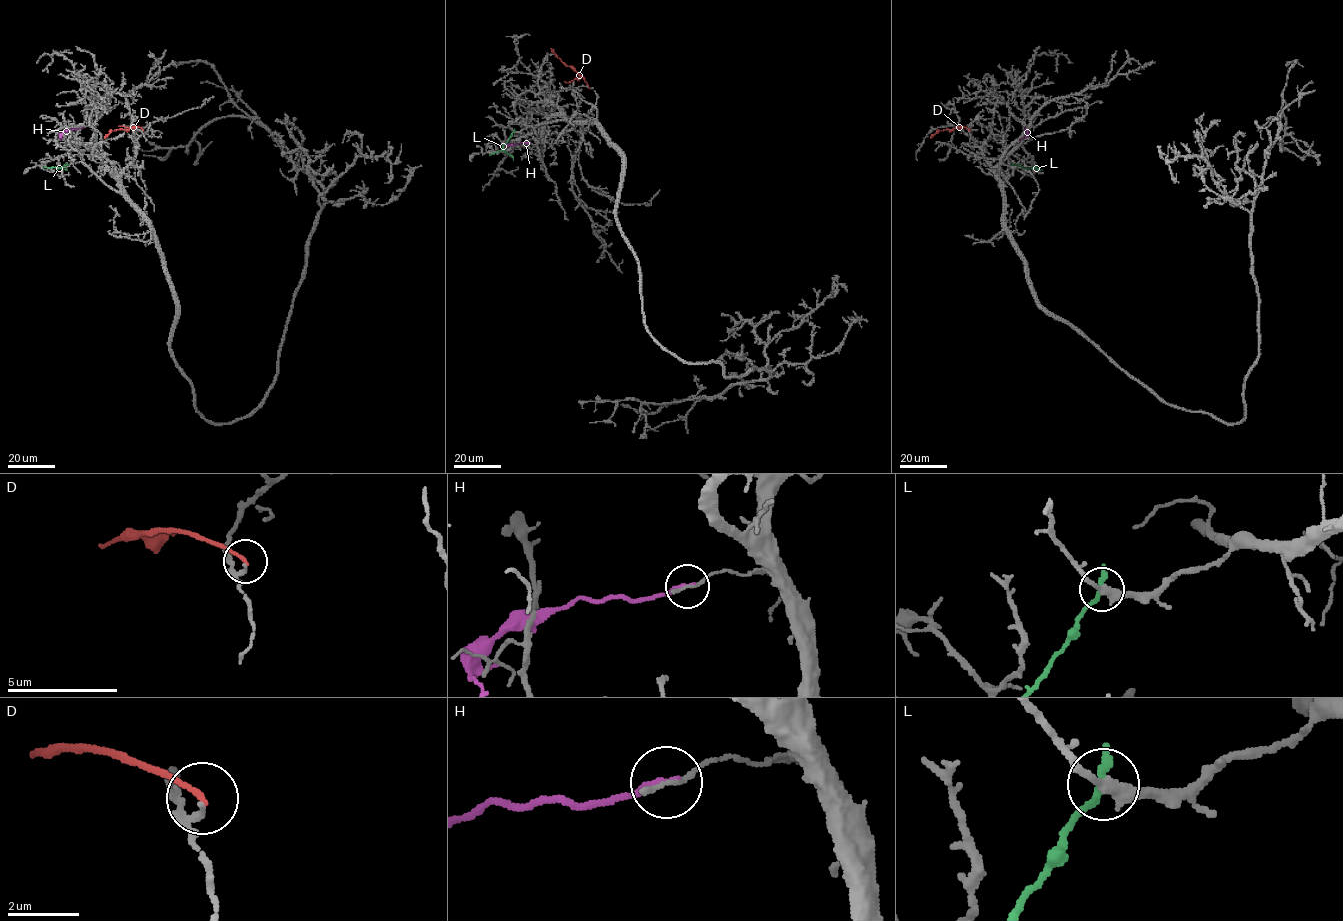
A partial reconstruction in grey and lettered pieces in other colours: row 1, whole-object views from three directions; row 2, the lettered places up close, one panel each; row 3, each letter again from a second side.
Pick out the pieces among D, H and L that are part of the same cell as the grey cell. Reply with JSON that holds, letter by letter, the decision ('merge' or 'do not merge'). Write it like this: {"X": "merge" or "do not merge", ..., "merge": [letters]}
{"D": "do not merge", "H": "do not merge", "L": "do not merge", "merge": []}

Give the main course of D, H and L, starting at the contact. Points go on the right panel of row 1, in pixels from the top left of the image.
D: (970, 130), (956, 127), (938, 130), (930, 138)
H: (1024, 127), (1026, 136), (1019, 140)
L: (1013, 164), (1037, 166)

